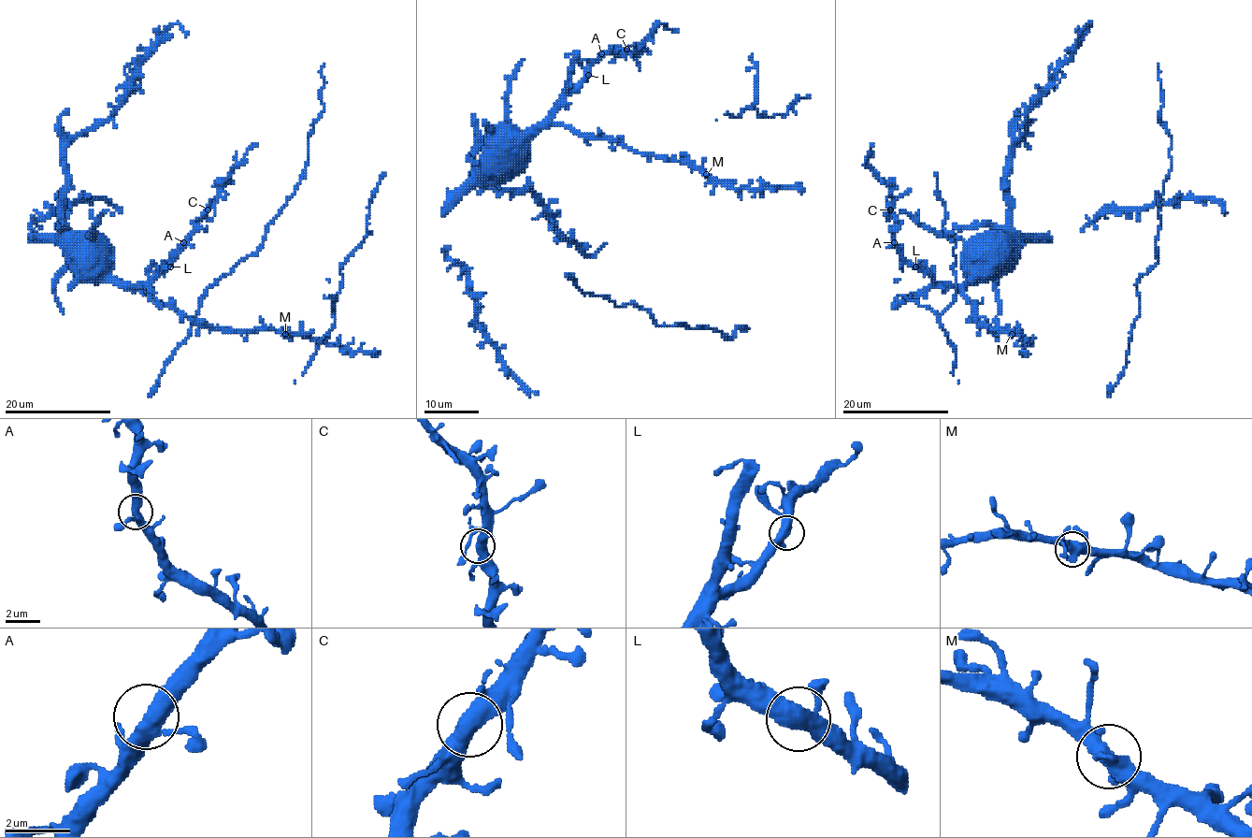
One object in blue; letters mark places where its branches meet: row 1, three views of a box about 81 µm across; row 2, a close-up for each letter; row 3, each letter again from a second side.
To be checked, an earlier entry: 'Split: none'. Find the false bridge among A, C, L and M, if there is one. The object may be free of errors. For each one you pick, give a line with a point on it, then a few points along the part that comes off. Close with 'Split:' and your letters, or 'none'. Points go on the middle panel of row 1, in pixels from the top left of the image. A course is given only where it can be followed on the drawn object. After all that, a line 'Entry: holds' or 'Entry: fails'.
Split: none
Entry: holds

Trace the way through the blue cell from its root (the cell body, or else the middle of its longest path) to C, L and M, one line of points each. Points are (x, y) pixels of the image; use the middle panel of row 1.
C: (500, 139), (504, 132), (533, 132), (585, 77), (586, 68), (599, 56), (621, 54), (626, 49)
L: (500, 139), (504, 132), (533, 132), (588, 75)
M: (500, 139), (504, 132), (530, 133), (565, 124), (633, 151), (692, 163), (706, 174)

